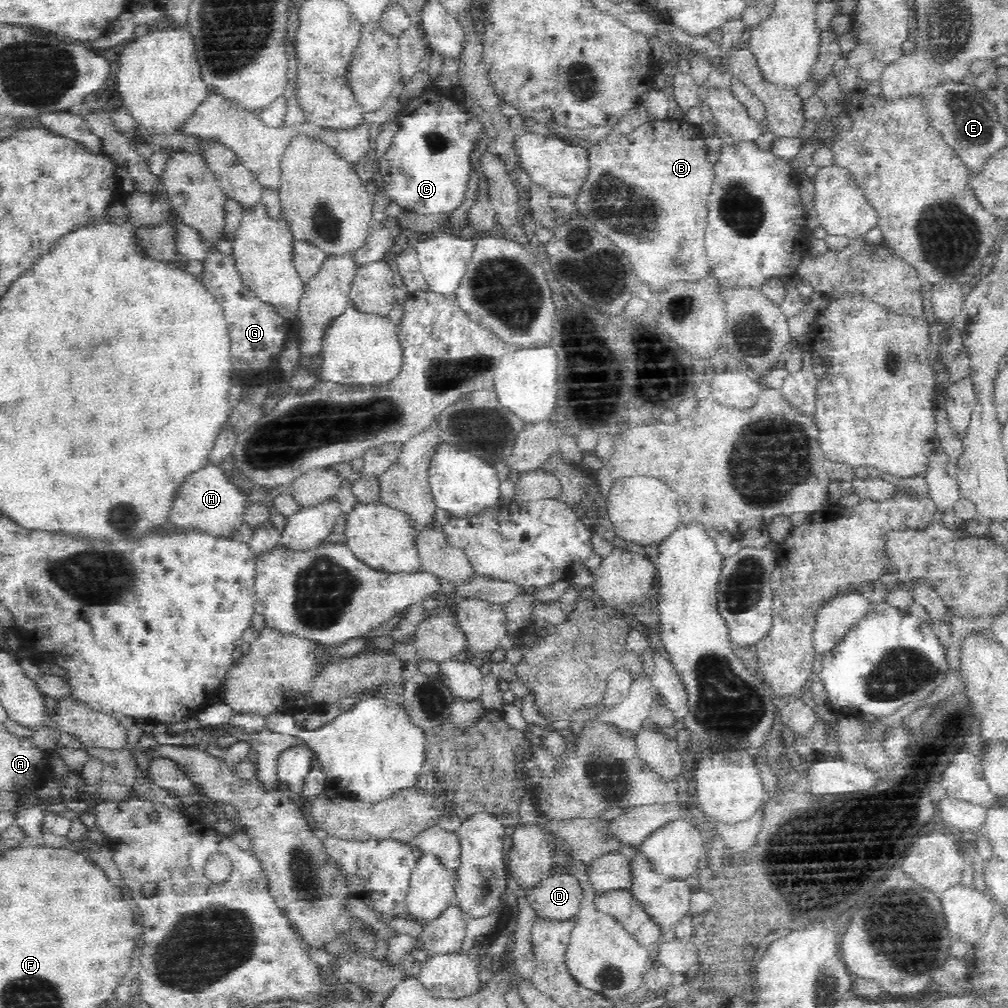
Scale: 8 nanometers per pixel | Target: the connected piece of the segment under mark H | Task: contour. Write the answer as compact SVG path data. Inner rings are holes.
M206 464L196 472L191 472L174 492L174 500L168 510L168 523L174 524L178 530L230 539L232 532L244 523L242 512L248 504L247 500L248 496L229 480L221 467Z

